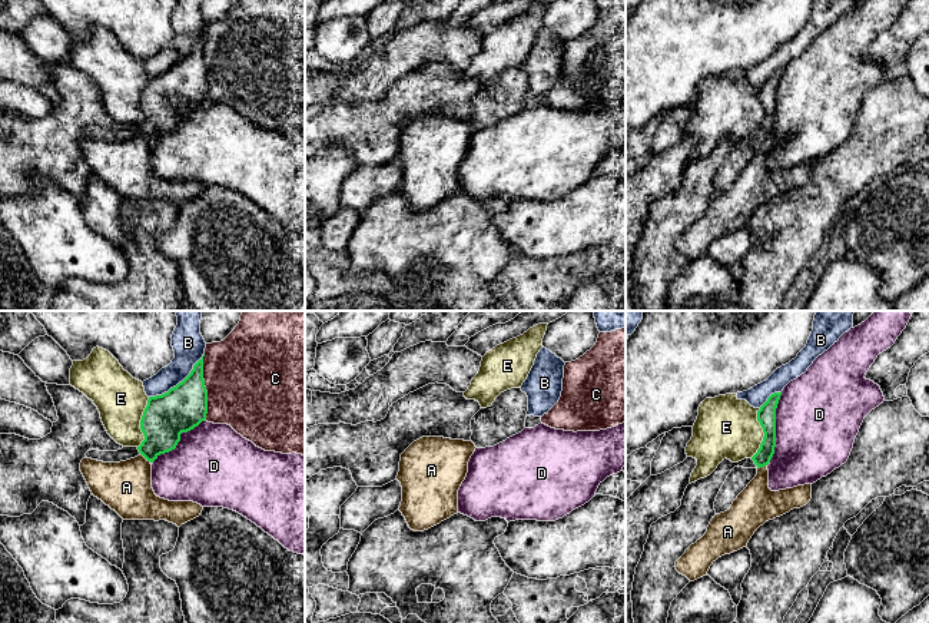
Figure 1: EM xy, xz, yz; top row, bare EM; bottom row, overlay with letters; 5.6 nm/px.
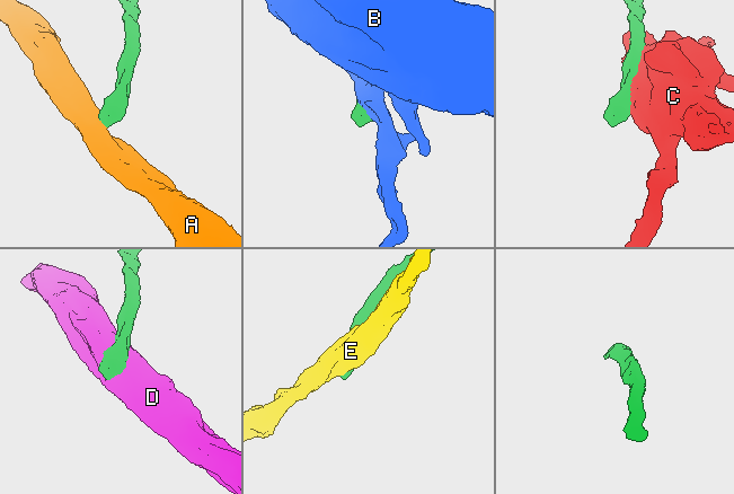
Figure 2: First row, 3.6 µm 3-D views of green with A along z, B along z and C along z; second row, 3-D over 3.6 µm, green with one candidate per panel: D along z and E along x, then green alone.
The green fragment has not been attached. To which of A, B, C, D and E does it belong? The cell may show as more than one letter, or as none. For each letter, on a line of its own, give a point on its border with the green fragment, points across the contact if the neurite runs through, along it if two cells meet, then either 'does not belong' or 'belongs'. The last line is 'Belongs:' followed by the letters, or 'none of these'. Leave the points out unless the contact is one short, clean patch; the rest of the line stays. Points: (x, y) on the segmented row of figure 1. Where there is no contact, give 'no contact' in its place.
A: meets green in xy at (146, 459); border along xy (140, 453), (151, 461); does not belong
B: meets green in xy at (179, 383); does not belong
C: meets green in xy at (205, 387); does not belong
D: meets green in yz at (775, 428); does not belong
E: meets green in xy at (140, 423); border along xy (149, 397), (140, 420), (143, 440), (138, 447); does not belong
Belongs: none of these

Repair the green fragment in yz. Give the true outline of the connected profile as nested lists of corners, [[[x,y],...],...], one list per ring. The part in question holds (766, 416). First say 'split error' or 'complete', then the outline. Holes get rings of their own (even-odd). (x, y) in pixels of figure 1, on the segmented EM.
split error; [[[782,392],[772,394],[757,411],[757,421],[764,433],[757,453],[752,458],[744,458],[739,463],[731,463],[724,458],[710,475],[687,486],[681,498],[681,506],[674,513],[670,513],[651,524],[633,581],[631,602],[634,623],[667,623],[671,602],[690,583],[686,576],[676,570],[676,561],[691,544],[706,534],[711,518],[716,516],[716,497],[727,475],[737,465],[743,468],[760,468],[770,463],[776,447],[776,408],[780,395]]]

